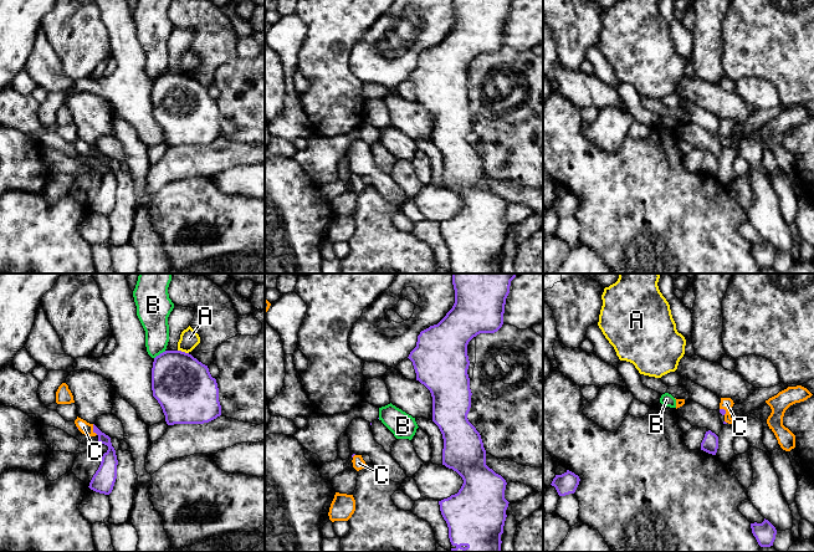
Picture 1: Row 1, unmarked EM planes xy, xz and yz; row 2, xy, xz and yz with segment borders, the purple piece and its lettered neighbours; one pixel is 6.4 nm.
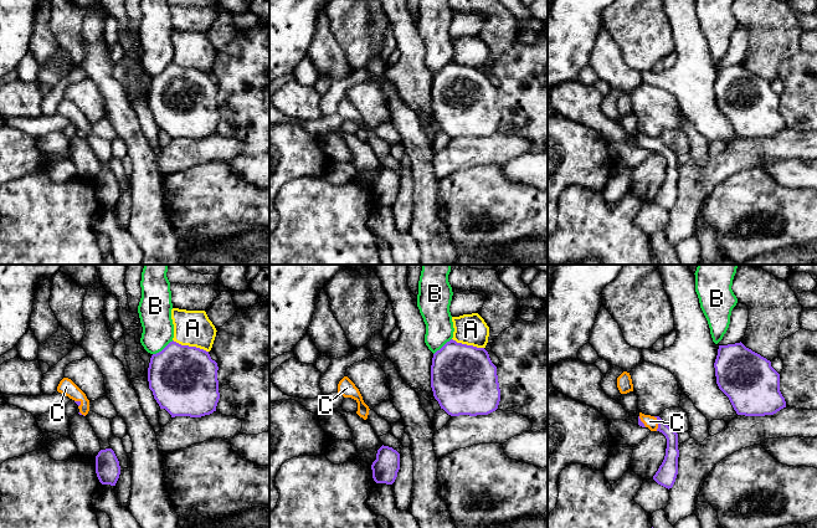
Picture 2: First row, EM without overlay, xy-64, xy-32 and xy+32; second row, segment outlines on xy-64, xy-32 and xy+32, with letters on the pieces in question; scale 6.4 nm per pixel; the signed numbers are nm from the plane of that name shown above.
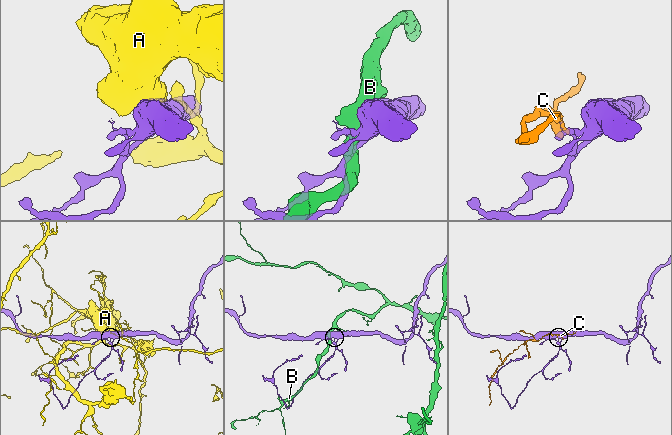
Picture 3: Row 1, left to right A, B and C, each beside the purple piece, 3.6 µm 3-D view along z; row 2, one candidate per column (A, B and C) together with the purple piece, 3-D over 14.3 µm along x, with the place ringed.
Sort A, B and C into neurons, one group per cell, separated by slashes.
A / B / C

